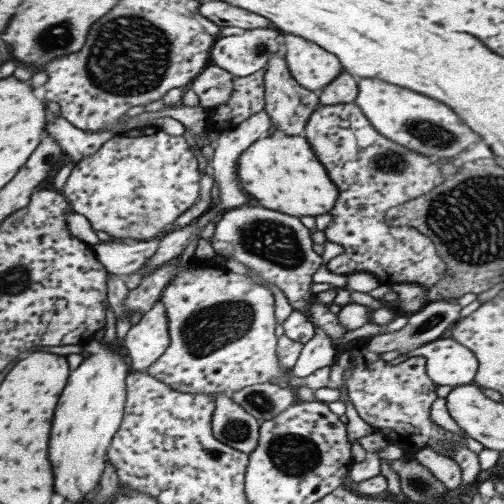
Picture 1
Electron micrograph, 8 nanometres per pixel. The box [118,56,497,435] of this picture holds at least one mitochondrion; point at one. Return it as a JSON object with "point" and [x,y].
{"point":[206,330]}

